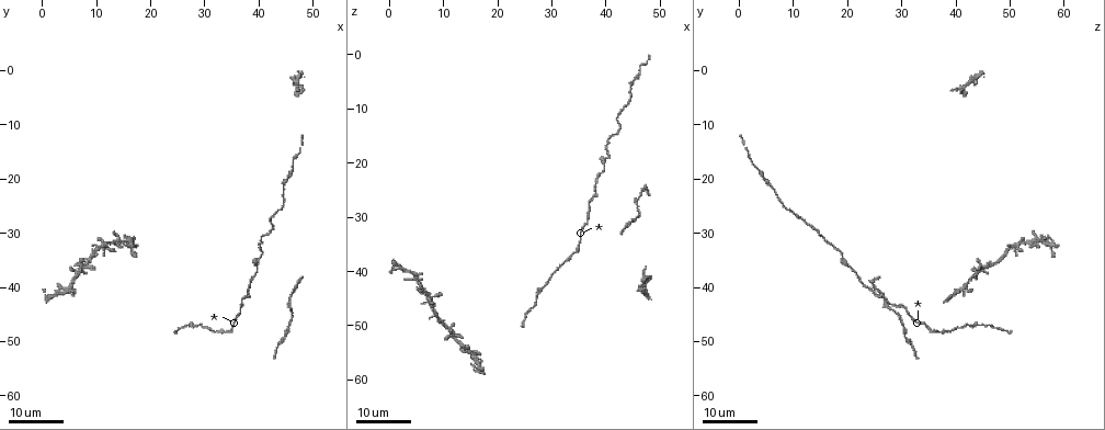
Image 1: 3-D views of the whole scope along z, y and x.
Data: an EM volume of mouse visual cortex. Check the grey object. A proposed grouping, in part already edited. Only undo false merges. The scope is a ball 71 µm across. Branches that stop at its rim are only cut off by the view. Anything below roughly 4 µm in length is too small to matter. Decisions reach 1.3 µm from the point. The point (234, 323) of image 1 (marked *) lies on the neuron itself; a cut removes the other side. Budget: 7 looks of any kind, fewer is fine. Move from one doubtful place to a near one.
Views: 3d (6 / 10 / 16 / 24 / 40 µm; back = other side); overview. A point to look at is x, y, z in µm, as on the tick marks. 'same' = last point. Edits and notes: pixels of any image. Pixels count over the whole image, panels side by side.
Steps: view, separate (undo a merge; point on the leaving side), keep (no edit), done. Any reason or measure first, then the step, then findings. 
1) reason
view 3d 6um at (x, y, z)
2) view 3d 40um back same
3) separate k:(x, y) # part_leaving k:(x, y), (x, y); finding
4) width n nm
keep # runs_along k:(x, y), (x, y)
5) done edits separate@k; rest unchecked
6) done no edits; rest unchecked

view 3d 24um at (39.5, 35.0, 19.5)

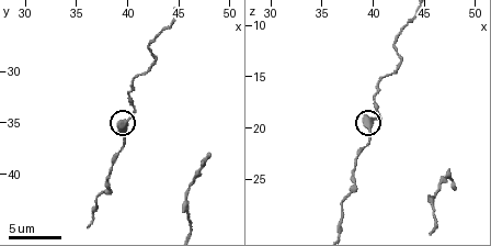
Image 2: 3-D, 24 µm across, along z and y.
view 3d 10um at (40.0, 34.6, 19.2)

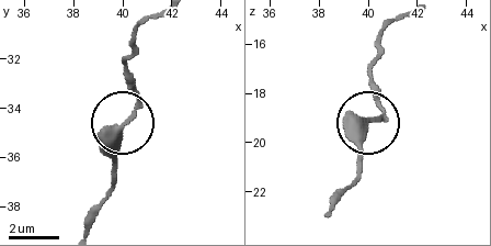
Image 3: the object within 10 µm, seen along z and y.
keep # runs_along 3:(87, 225), (114, 175), (114, 137), (137, 100), (134, 77); one neuron here

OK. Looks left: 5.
view 3d 10um at (38.2, 42.0, 26.2)

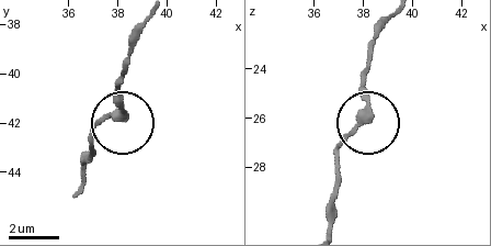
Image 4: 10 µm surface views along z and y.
keep # continuous, no second neuron

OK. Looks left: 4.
two arms in line, one across
view 3d 10um at (45.6, 42.8, 27.0)

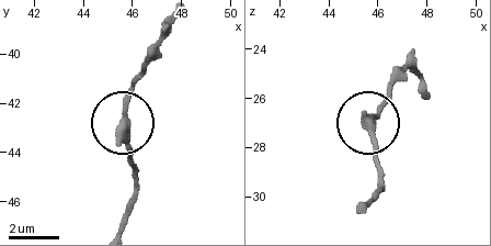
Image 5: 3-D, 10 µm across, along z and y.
from behind
view 3d 10um back at (45.6, 42.8, 27.0)

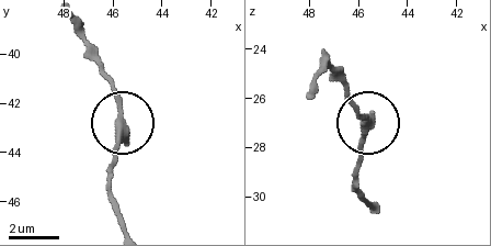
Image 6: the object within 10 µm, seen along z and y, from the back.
width 310 nm
keep # one neuron here

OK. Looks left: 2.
done no edits; rest unchecked

